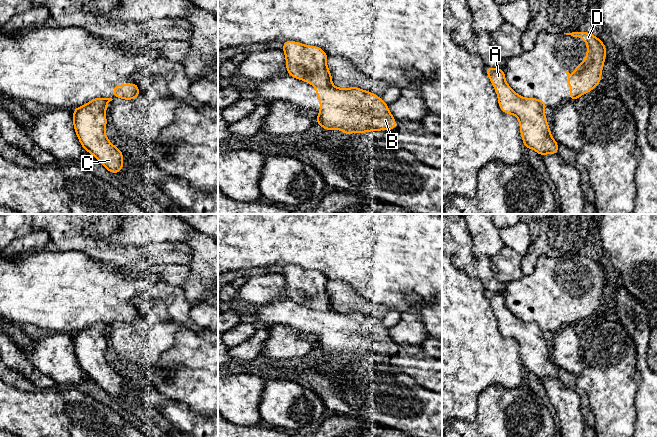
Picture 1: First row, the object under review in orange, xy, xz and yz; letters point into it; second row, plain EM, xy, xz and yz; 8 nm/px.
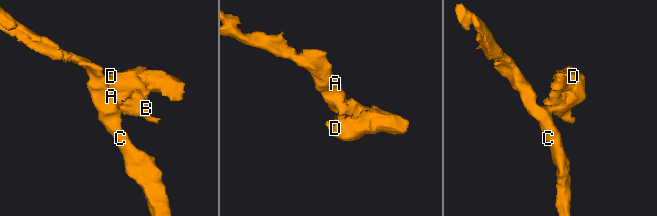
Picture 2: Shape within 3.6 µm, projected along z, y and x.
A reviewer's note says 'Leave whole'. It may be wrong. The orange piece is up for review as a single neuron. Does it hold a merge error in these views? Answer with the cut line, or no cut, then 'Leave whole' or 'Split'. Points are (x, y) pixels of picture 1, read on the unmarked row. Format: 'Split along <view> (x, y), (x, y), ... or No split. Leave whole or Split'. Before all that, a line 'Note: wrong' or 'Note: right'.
Note: wrong
Split along xz (330, 308), (315, 311). Split

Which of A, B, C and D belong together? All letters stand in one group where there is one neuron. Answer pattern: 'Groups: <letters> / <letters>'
Groups: A C / B D

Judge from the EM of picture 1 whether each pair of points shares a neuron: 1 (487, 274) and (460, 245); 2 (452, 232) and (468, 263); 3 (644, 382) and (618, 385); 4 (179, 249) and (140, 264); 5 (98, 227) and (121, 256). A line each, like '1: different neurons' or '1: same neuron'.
1: same neuron
2: same neuron
3: different neurons
4: same neuron
5: same neuron

